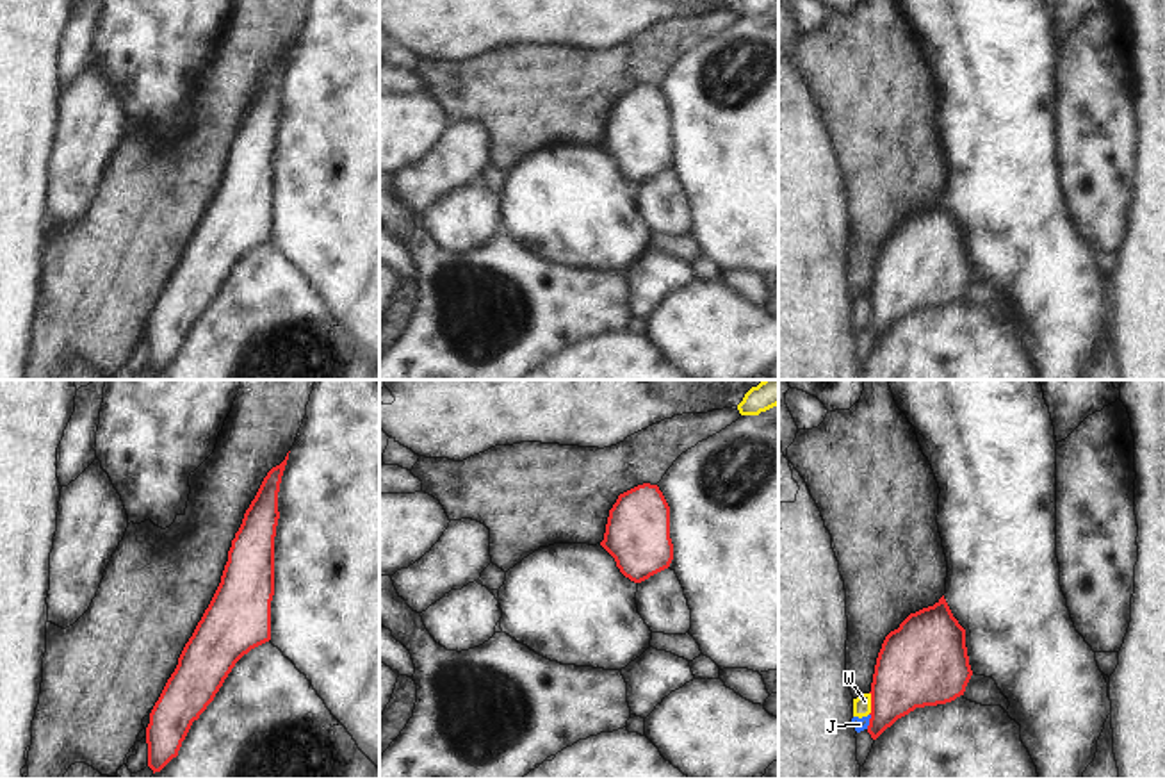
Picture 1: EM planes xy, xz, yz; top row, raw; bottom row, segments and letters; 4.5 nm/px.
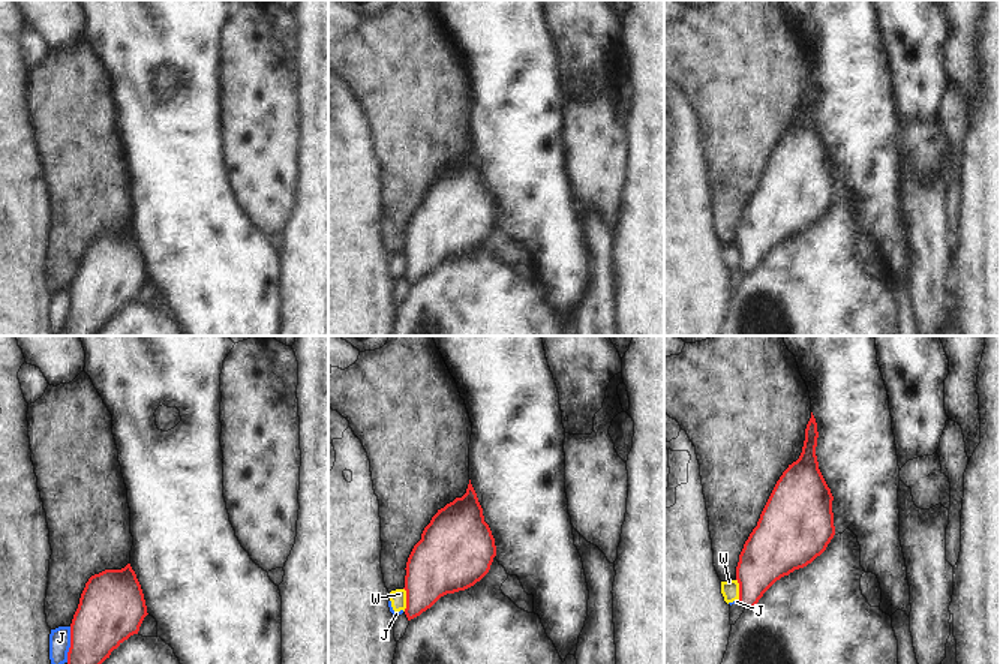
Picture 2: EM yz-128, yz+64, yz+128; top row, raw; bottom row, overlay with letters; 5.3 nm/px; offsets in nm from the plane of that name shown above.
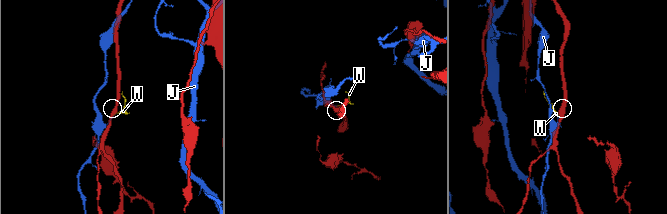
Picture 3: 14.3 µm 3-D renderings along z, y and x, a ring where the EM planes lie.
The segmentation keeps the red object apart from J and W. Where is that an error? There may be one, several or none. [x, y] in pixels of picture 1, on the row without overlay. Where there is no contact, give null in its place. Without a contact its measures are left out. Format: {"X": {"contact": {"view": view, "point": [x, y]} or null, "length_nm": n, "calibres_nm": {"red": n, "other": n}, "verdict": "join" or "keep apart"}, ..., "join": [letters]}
{"J": {"contact": {"view": "yz", "point": [870, 321]}, "length_nm": 70, "calibres_nm": {"red": 280, "other": 60}, "verdict": "keep apart"}, "W": {"contact": {"view": "yz", "point": [871, 303]}, "length_nm": 100, "calibres_nm": {"red": 340, "other": 80}, "verdict": "keep apart"}, "join": []}

